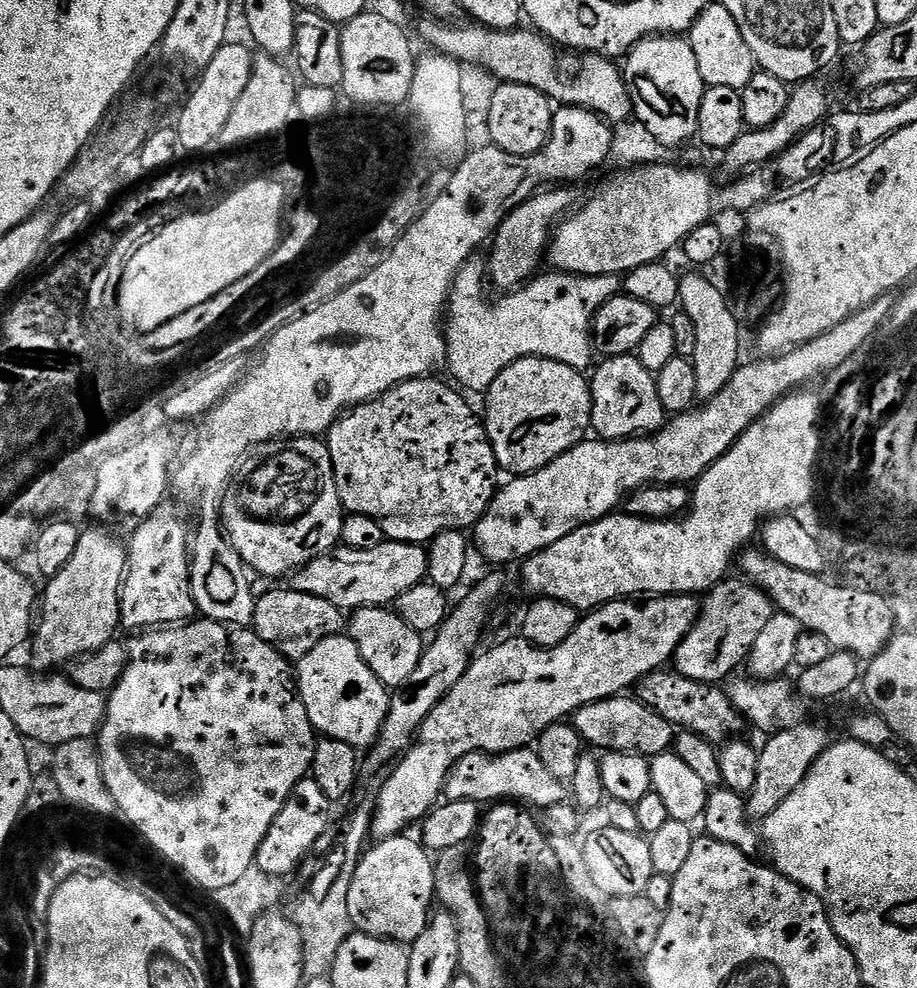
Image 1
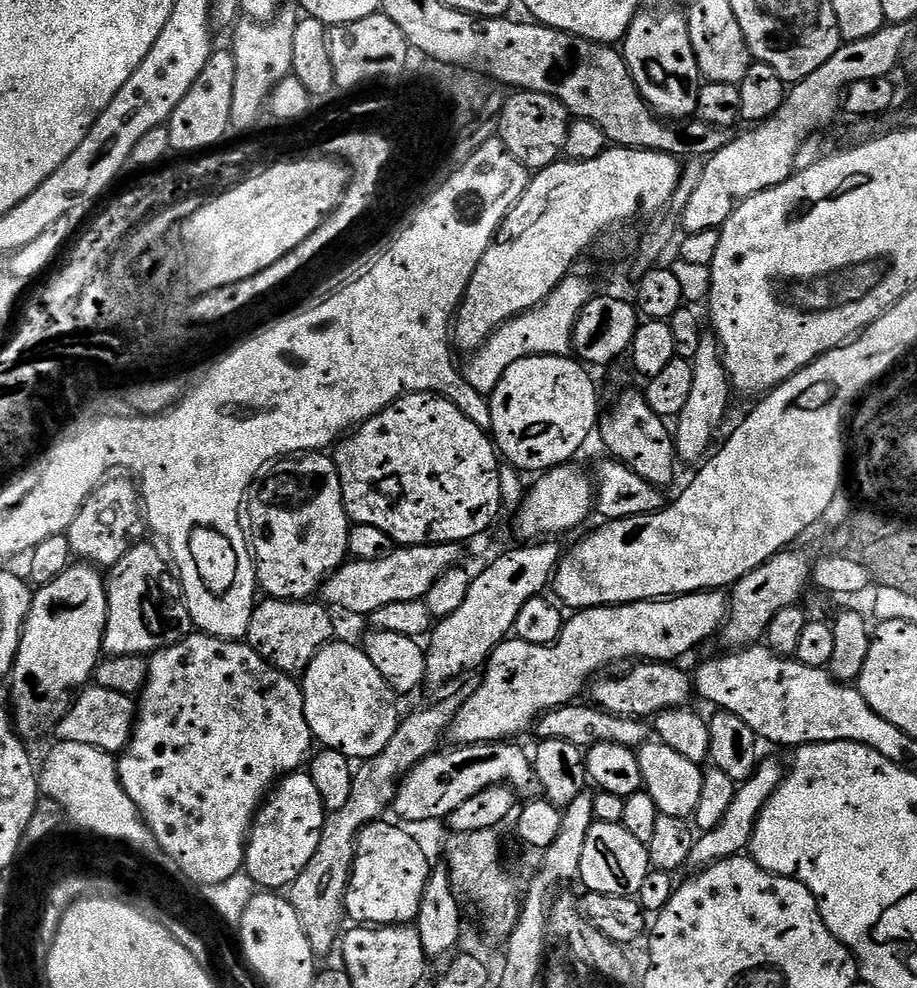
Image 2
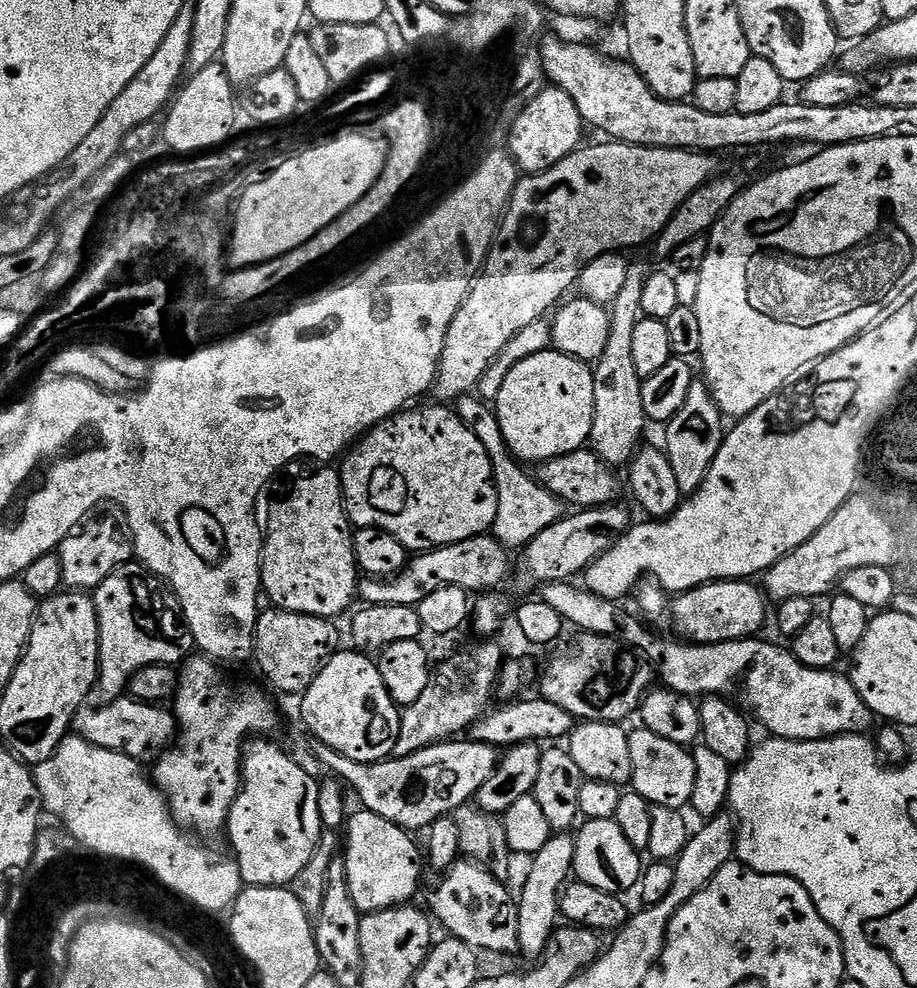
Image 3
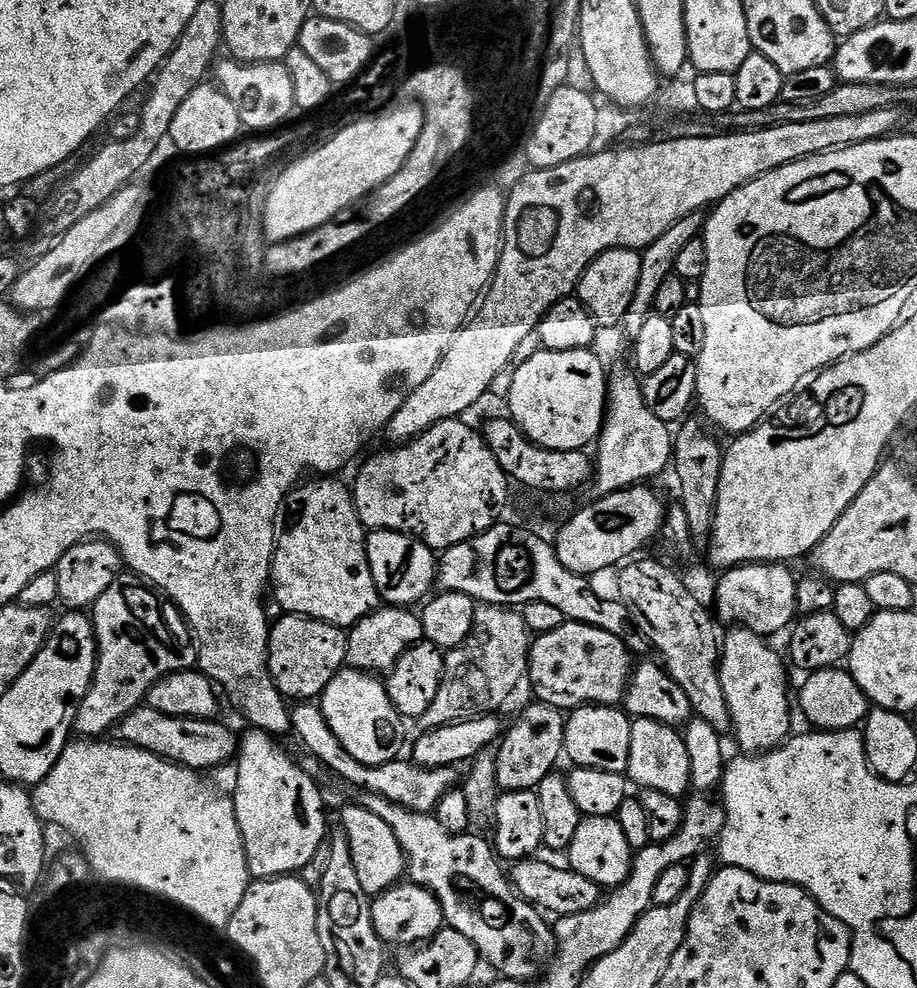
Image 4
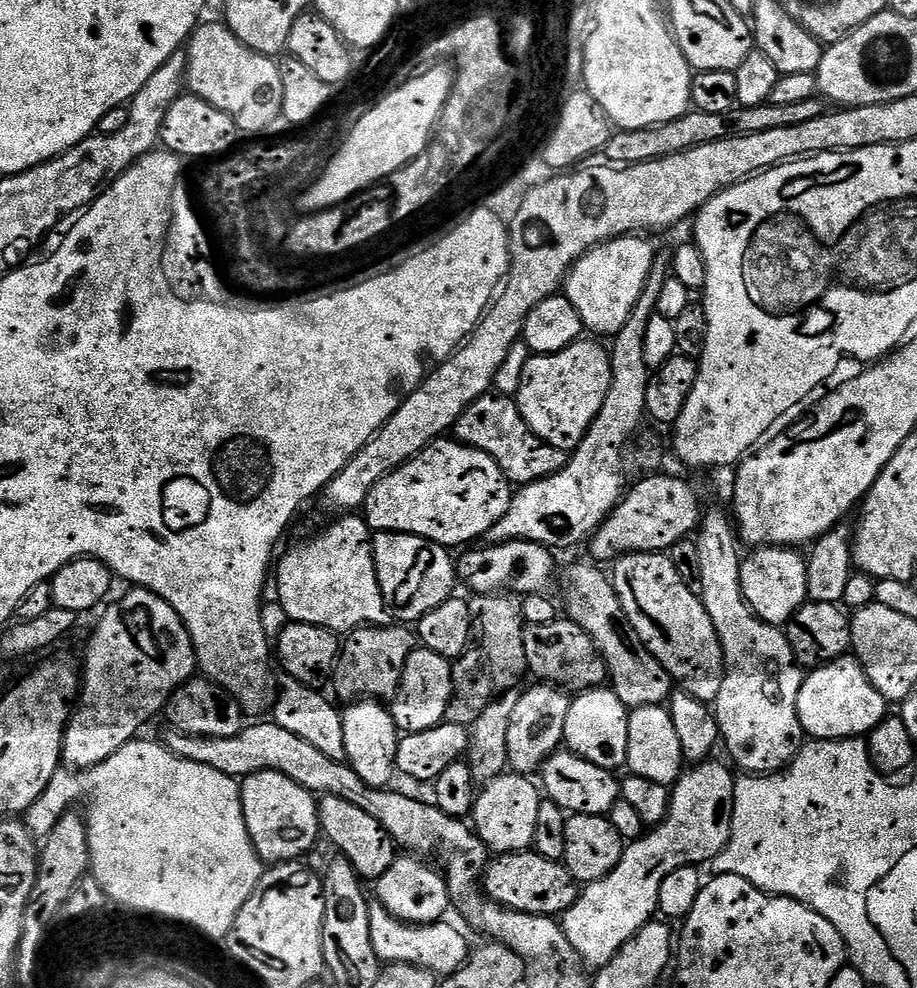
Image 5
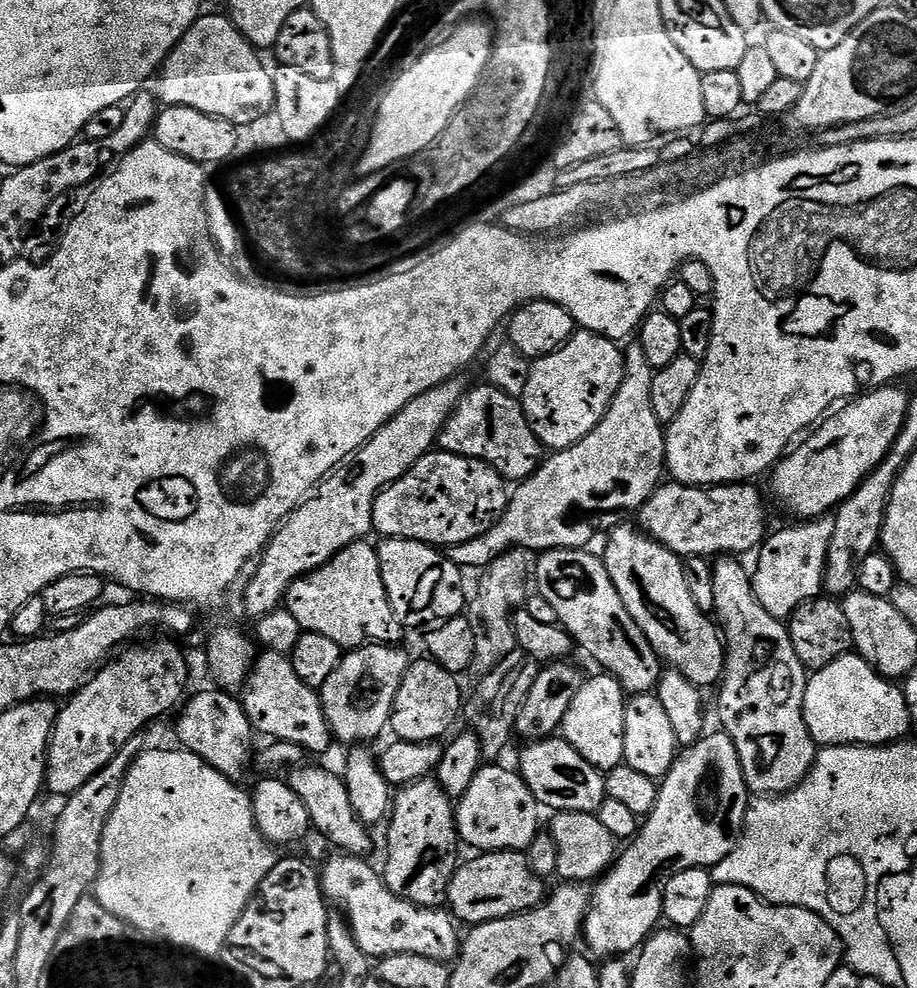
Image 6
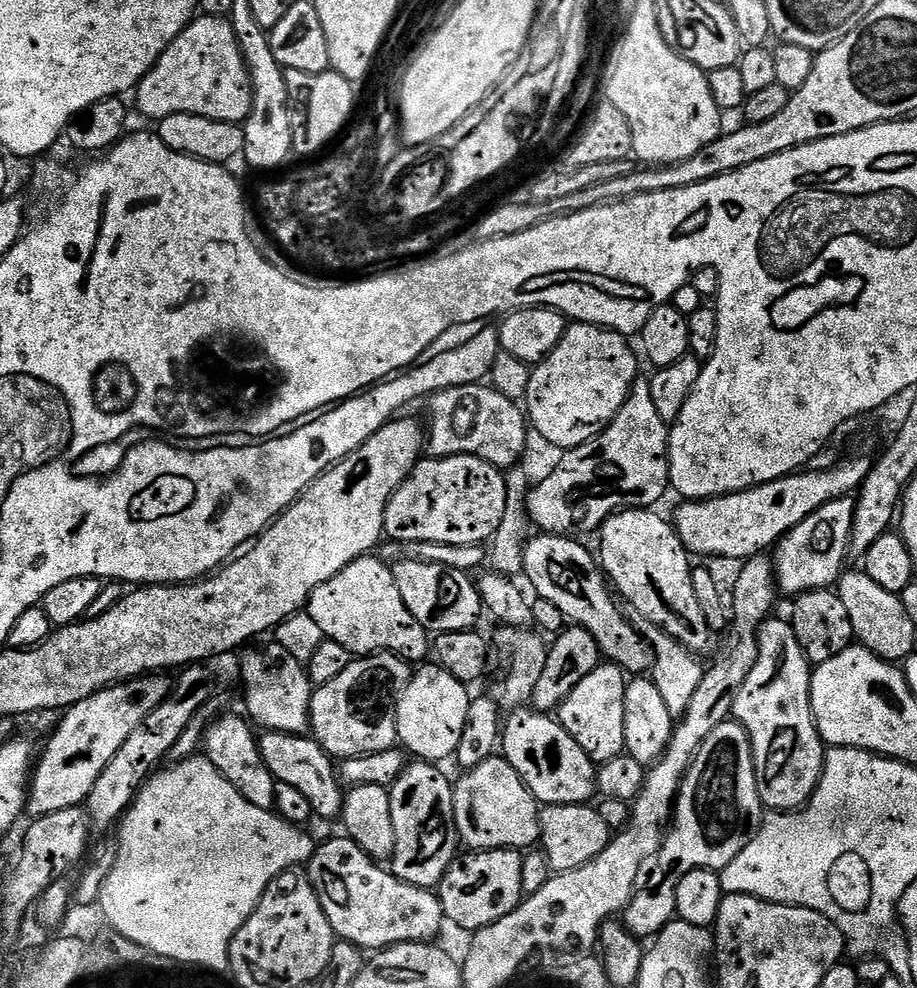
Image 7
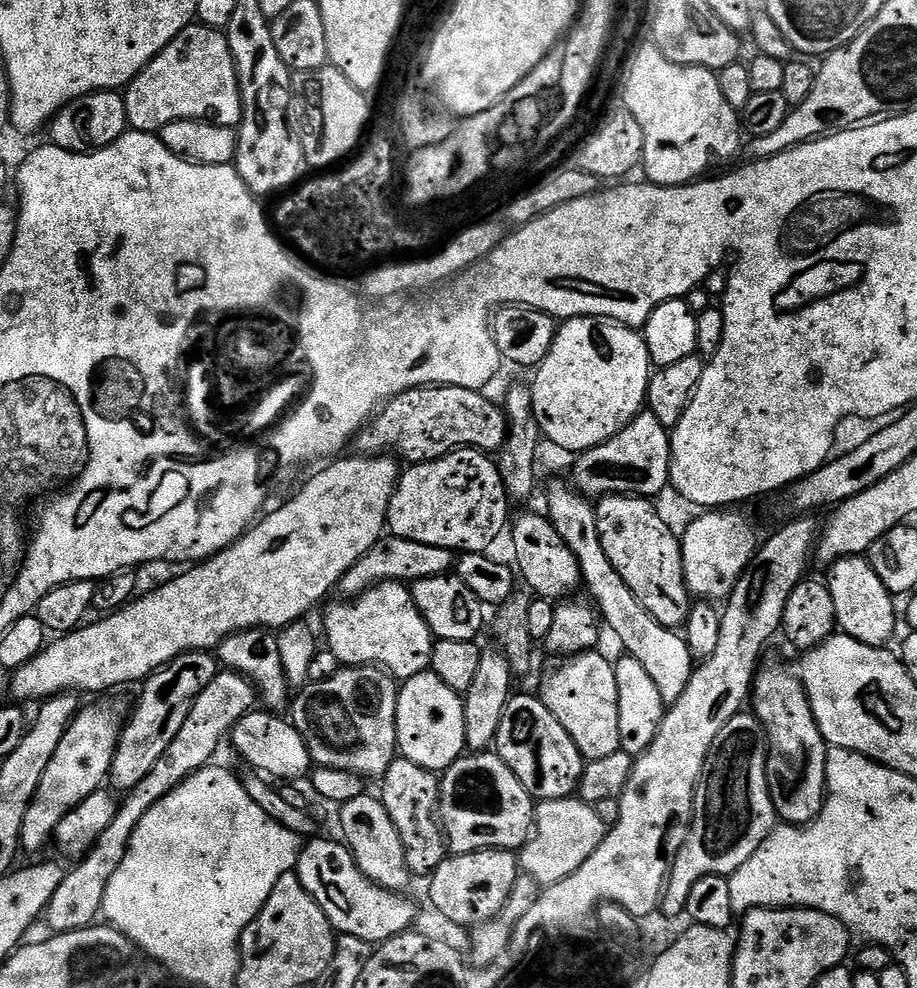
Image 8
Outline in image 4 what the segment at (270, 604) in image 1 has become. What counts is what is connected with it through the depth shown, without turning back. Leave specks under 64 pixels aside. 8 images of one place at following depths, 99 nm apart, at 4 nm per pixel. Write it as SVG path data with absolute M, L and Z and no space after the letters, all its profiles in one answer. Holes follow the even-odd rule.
M281 615L281 620L268 630L268 673L272 685L289 702L312 702L324 695L326 686L348 662L348 632L337 624L327 624L309 616Z

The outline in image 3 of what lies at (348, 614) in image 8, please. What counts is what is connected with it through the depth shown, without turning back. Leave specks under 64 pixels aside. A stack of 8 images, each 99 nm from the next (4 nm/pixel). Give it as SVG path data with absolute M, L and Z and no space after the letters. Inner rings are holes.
M351 520L342 522L340 528L324 530L324 540L314 538L314 534L306 528L282 528L276 532L274 538L264 537L264 555L262 563L266 565L266 574L260 574L260 583L265 597L272 599L275 607L287 612L298 614L310 614L311 616L323 616L325 618L337 618L355 601L358 596L358 581L362 573L356 566L354 554L354 525Z

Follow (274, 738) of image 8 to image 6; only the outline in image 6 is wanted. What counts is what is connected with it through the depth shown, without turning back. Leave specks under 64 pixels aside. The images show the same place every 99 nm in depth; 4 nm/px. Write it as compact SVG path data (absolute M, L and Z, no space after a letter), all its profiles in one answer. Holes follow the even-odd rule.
M308 762L303 766L293 767L287 773L286 782L292 787L294 794L302 798L310 817L311 827L315 831L317 828L336 847L333 849L351 856L367 857L369 855L368 851L372 848L372 836L368 833L371 832L369 825L360 821L360 816L350 802L348 785L337 773L335 776L334 773Z

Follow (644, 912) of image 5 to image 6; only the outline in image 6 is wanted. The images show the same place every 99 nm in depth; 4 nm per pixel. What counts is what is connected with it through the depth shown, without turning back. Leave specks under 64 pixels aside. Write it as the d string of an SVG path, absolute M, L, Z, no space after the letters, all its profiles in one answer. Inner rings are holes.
M723 730L717 732L709 731L707 734L700 737L697 744L689 744L677 755L676 760L672 763L672 768L667 776L659 781L660 793L658 794L658 802L654 806L654 810L641 823L640 831L636 833L634 839L627 845L628 848L619 853L618 859L613 863L610 871L595 885L594 891L590 896L588 905L588 916L584 919L582 929L583 939L588 939L588 944L603 958L616 958L621 954L619 952L635 953L637 949L643 945L644 941L657 931L658 925L661 923L664 914L664 884L670 882L670 878L674 878L674 874L682 874L682 870L690 870L691 868L706 868L713 869L718 862L722 862L736 848L736 843L740 840L740 835L744 832L744 819L746 818L746 810L750 803L750 793L748 791L748 783L744 777L742 770L742 762L738 756L738 750L731 736Z

